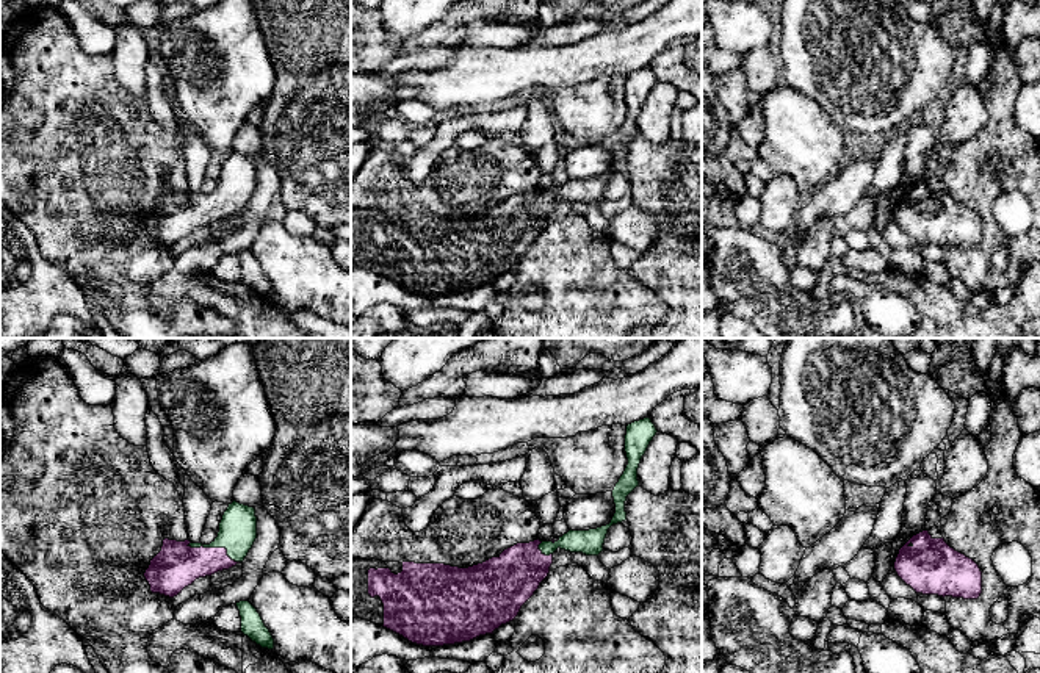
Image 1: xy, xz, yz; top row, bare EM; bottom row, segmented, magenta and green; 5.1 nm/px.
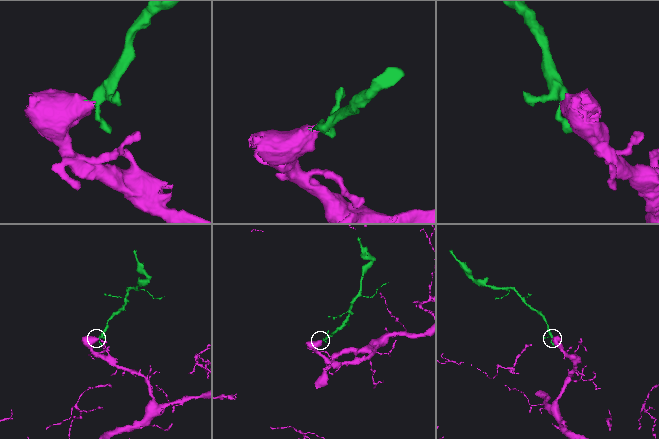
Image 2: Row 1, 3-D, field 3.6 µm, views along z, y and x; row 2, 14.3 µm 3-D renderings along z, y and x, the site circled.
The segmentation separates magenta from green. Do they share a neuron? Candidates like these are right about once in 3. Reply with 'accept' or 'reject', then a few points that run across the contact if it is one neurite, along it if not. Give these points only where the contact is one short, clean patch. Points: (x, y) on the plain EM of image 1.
accept | xy (177, 215), (202, 210), (215, 197), (237, 182)

